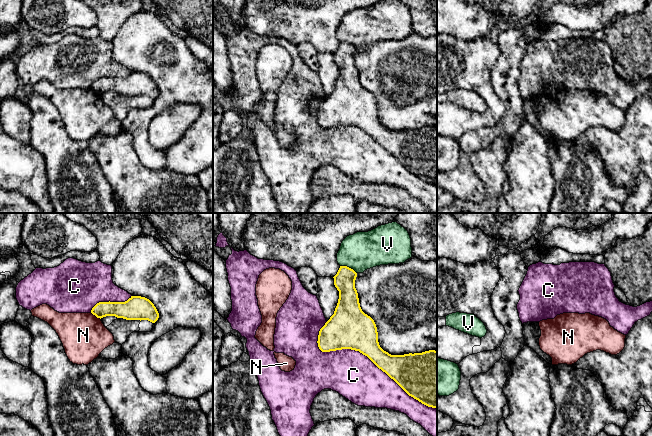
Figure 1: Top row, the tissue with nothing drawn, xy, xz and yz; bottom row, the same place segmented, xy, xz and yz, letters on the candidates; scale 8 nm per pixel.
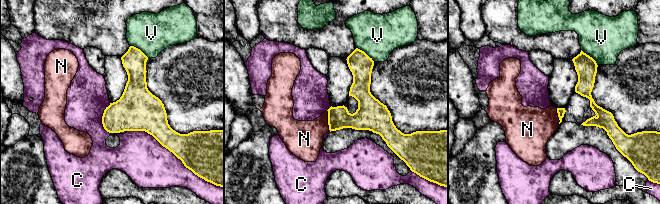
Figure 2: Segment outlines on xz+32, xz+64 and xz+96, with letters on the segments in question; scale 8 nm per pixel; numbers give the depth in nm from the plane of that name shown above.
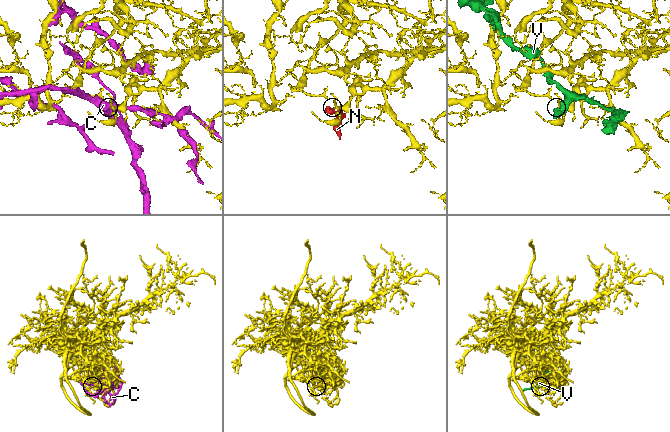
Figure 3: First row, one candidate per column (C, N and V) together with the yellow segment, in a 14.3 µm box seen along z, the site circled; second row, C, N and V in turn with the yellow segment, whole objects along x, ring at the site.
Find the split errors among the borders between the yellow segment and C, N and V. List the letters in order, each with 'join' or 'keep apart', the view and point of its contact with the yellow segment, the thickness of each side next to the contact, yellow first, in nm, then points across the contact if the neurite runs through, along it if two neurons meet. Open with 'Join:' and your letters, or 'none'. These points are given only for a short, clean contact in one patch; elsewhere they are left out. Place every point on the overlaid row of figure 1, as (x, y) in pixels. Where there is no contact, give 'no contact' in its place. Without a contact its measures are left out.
Join: none
C: keep apart; meets yellow in xz at (368, 357); 320 nm thick on the yellow side, 380 nm on the other
N: keep apart; meets yellow in xy at (96, 316); 140 nm thick on the yellow side, 360 nm on the other; border along xy (91, 312), (100, 319)
V: keep apart; meets yellow in xz at (348, 267); 170 nm thick on the yellow side, 300 nm on the other

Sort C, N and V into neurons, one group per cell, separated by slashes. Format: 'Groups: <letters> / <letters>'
Groups: C / N / V

